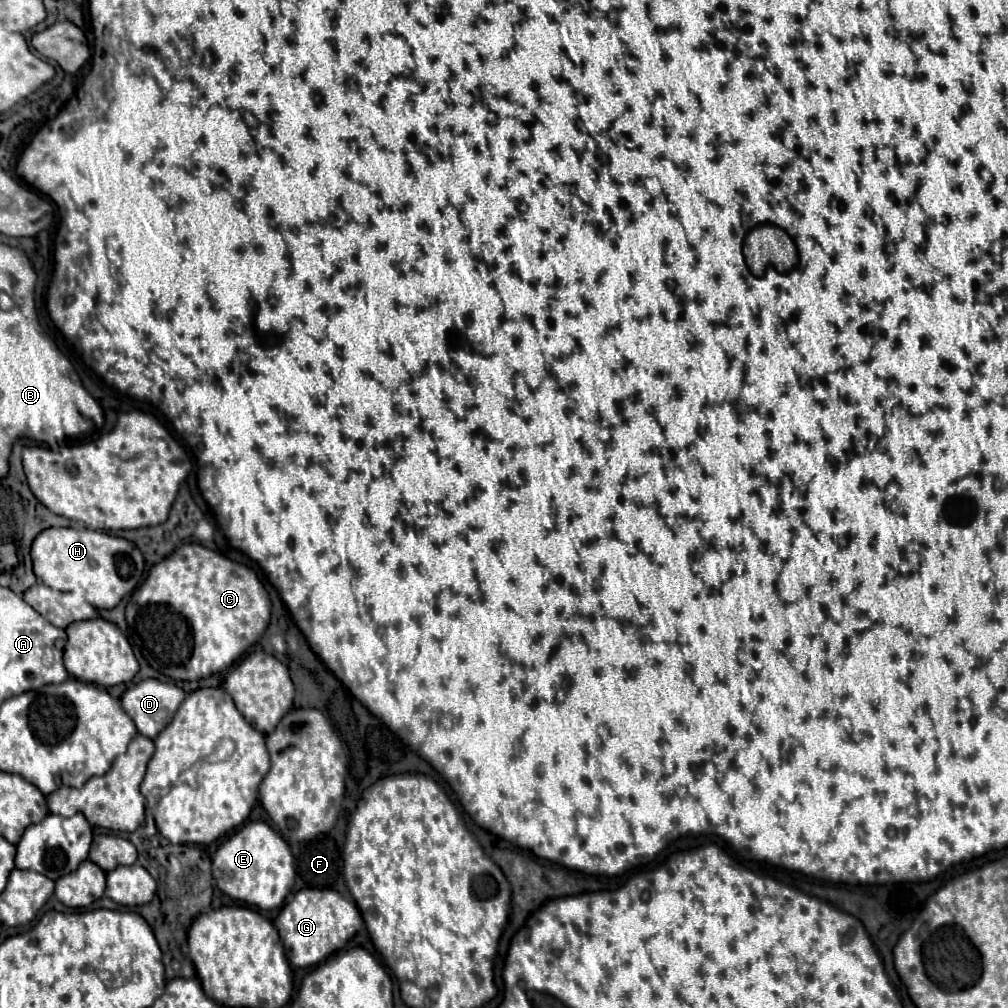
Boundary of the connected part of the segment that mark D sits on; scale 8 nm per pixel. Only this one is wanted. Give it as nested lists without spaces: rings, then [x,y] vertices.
[[[146,679],[132,685],[122,697],[122,709],[132,717],[138,733],[156,739],[160,729],[172,721],[176,709],[184,701],[186,693],[176,685],[160,683],[156,679]]]

